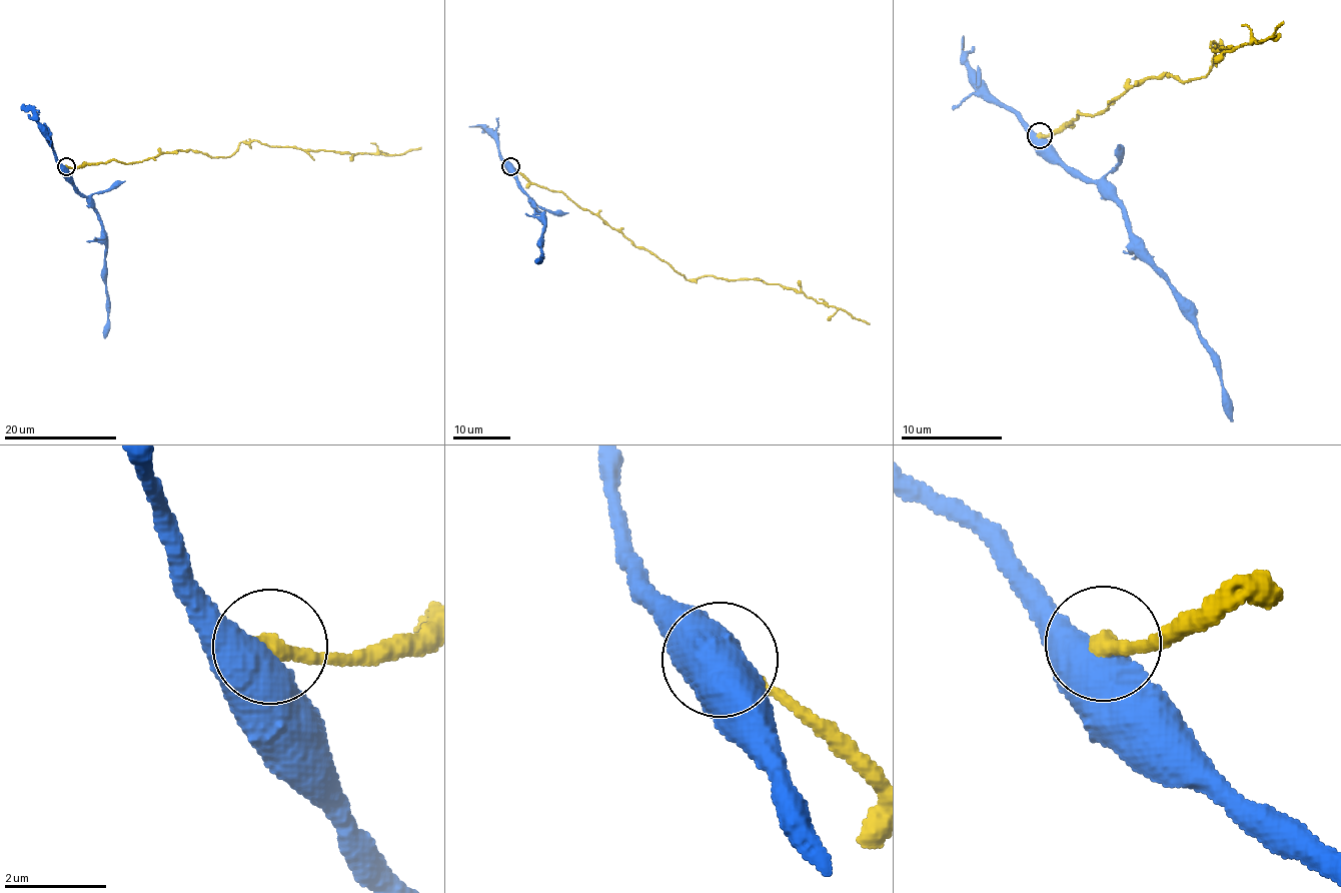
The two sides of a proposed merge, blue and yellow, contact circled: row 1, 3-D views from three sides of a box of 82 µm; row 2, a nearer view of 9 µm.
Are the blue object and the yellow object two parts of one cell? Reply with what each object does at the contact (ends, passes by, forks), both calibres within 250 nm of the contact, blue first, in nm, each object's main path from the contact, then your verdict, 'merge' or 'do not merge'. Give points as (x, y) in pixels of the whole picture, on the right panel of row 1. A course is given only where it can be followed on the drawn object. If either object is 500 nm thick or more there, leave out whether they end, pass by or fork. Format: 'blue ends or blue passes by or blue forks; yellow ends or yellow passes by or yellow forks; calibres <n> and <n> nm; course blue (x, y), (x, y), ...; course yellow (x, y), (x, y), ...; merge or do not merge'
calibres 700 and 360 nm; course blue (1039, 137), (1122, 210), (1132, 247), (1165, 279), (1208, 350), (1220, 378), (1223, 408), (1233, 421); course yellow (1039, 134), (1148, 78), (1202, 78), (1212, 42), (1250, 44), (1284, 21); do not merge

